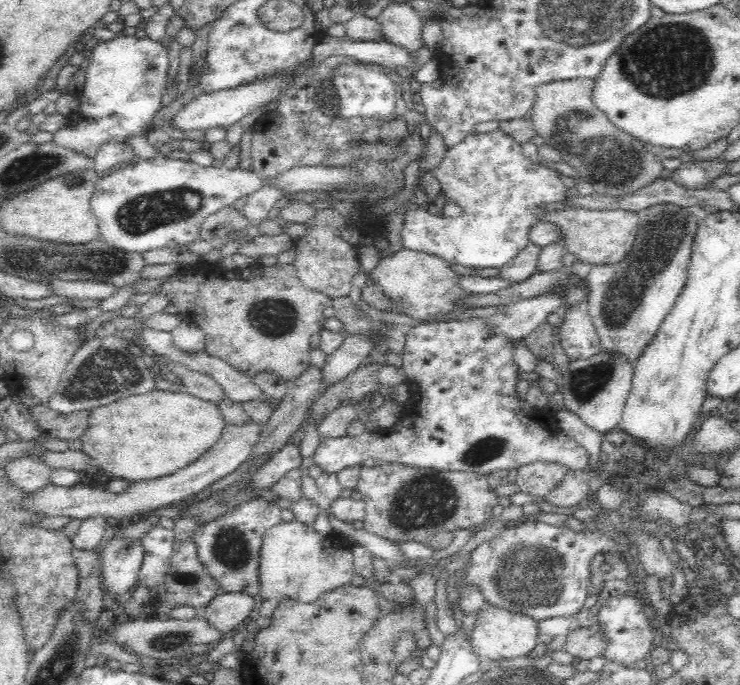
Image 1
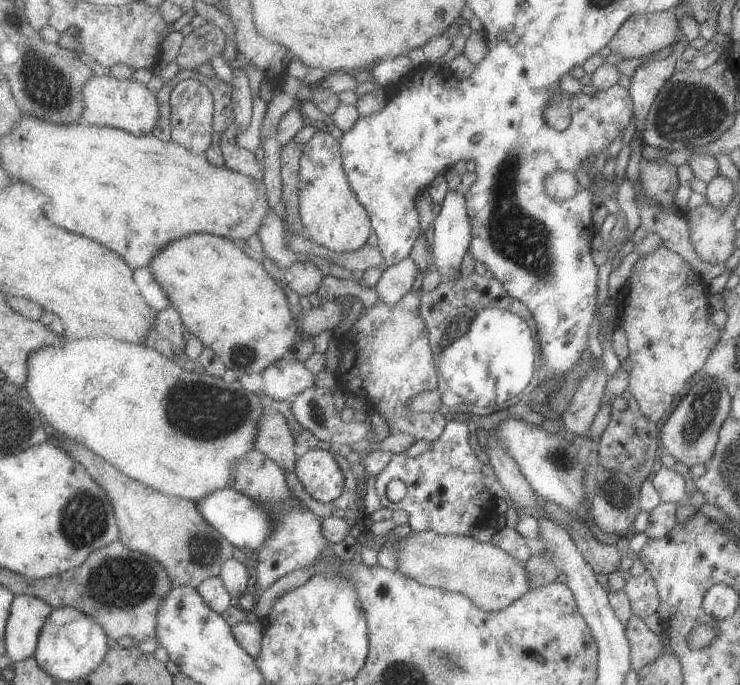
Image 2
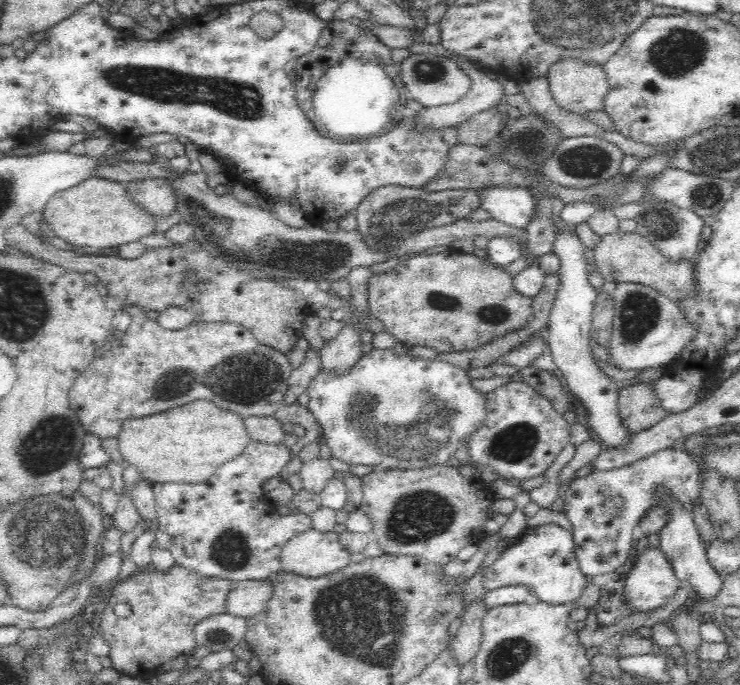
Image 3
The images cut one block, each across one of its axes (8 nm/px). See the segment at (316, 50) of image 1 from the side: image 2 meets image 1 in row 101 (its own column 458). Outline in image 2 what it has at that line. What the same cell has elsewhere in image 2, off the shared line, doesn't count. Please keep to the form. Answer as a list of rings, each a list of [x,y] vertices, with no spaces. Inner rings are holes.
[[[459,187],[457,190],[449,190],[444,201],[442,212],[438,215],[435,222],[435,239],[433,244],[433,254],[431,258],[436,258],[436,266],[444,274],[444,279],[454,280],[460,275],[460,270],[464,266],[464,258],[471,252],[474,240],[474,222],[470,216],[468,208],[467,188]]]

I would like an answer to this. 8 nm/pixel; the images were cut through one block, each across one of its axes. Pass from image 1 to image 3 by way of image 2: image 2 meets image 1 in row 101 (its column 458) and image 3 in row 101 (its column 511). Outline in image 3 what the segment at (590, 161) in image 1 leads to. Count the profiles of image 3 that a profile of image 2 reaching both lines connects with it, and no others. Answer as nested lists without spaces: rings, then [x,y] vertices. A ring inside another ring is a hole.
[[[564,60],[556,62],[545,76],[553,99],[563,109],[579,114],[579,116],[592,110],[604,110],[606,94],[609,93],[610,87],[603,67],[579,60]]]

